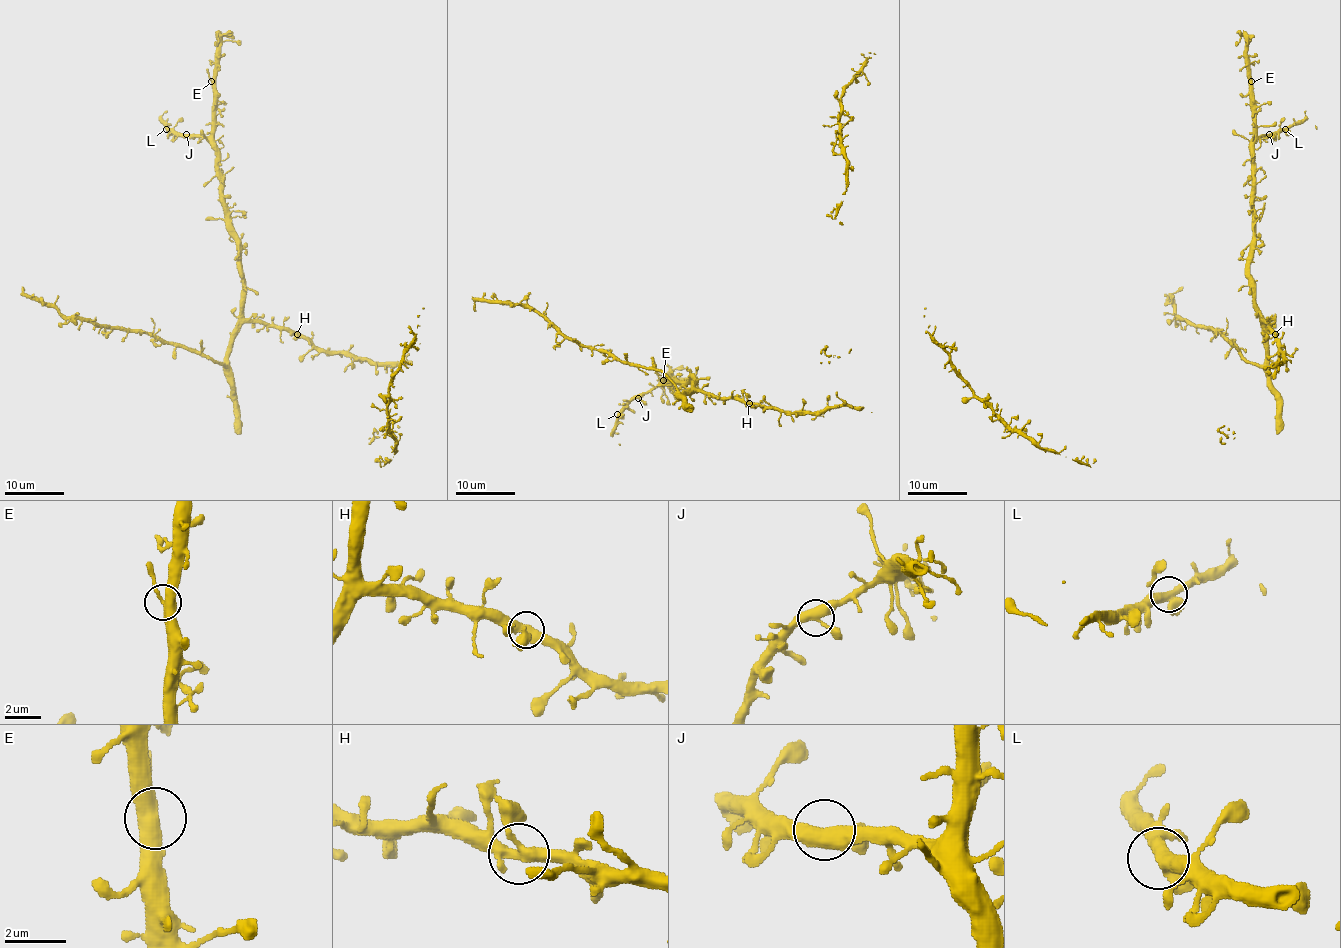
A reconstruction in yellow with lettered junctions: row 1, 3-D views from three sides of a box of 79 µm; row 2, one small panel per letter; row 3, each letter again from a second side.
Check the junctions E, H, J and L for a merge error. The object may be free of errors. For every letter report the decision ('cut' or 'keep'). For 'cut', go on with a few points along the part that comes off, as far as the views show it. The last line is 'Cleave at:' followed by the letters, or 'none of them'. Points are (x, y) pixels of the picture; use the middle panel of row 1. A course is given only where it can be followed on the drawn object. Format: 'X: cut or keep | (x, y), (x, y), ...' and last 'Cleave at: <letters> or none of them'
E: keep
H: keep
J: keep
L: keep
Cleave at: none of them

